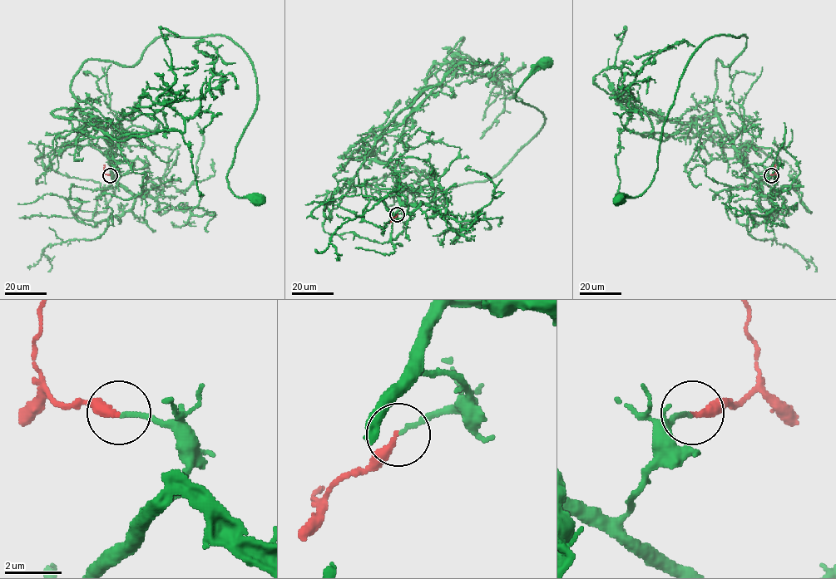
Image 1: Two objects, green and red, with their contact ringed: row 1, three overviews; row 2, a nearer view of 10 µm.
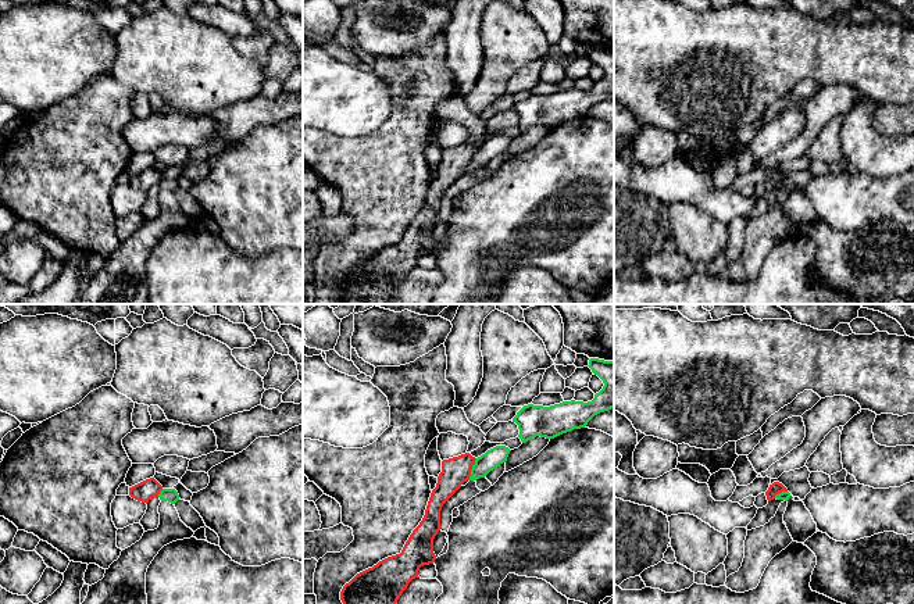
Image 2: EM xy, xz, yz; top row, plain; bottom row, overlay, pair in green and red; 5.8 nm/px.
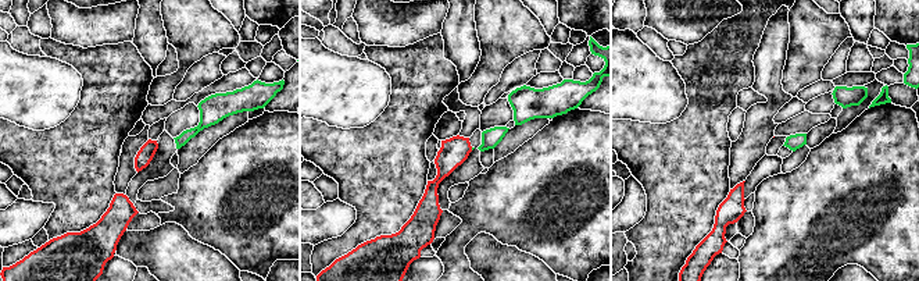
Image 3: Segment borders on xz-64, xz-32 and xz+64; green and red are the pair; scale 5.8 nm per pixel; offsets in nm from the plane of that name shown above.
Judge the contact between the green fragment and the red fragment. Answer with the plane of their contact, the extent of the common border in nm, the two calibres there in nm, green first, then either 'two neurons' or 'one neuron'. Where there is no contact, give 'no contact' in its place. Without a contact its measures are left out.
xz | 140 nm | 110/160 nm | two neurons

